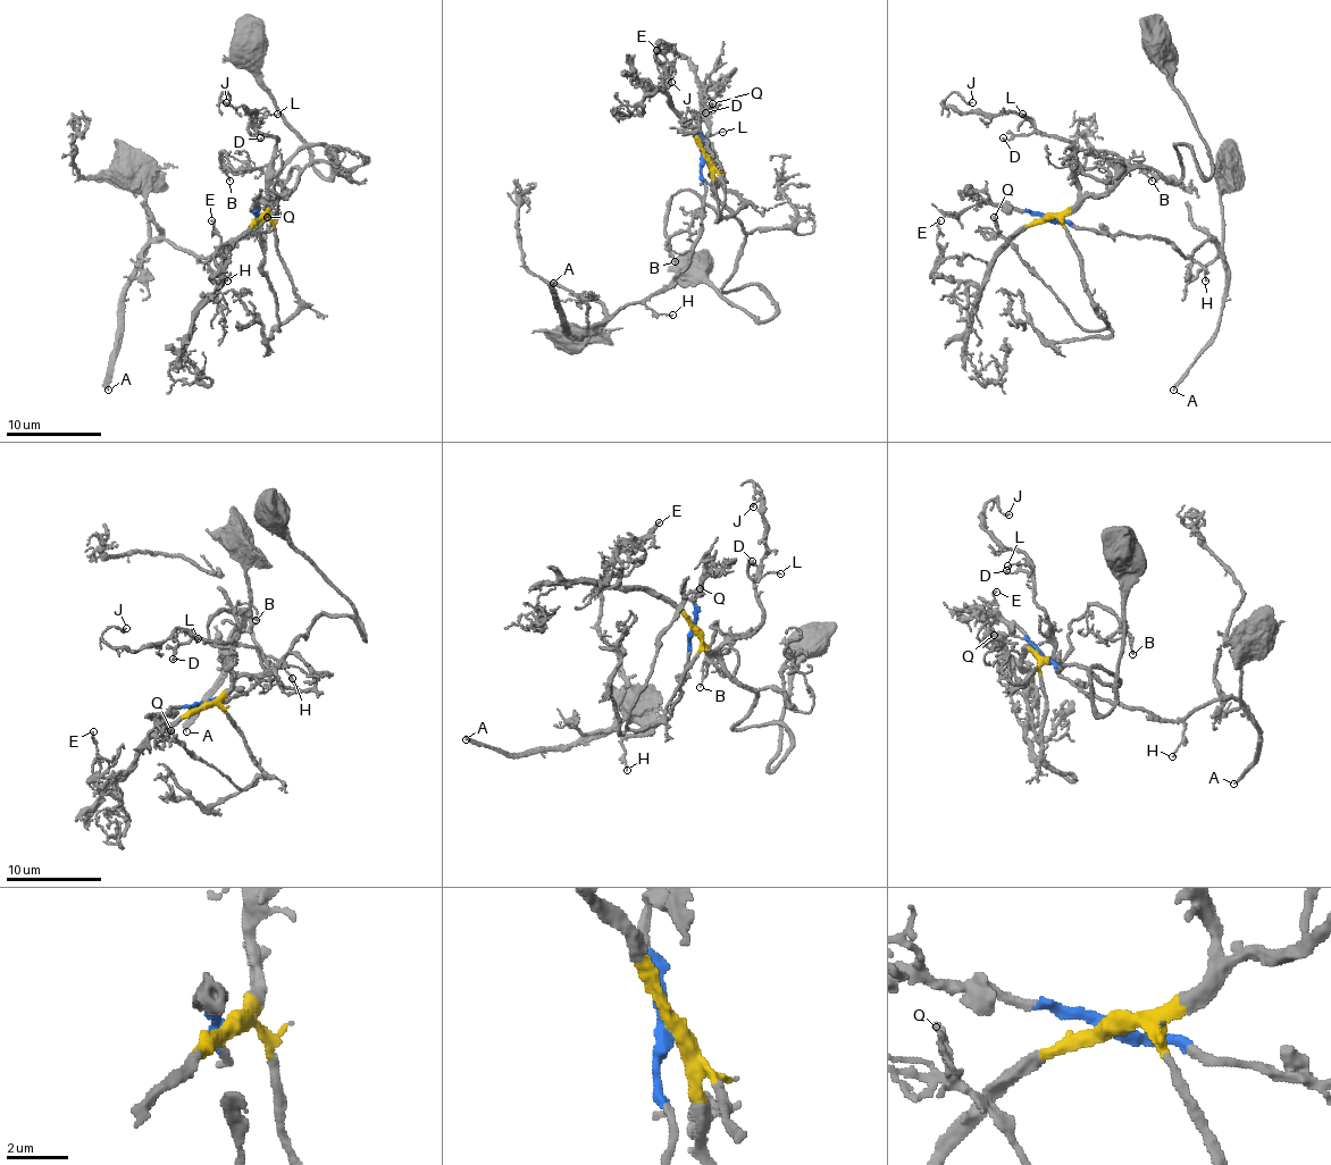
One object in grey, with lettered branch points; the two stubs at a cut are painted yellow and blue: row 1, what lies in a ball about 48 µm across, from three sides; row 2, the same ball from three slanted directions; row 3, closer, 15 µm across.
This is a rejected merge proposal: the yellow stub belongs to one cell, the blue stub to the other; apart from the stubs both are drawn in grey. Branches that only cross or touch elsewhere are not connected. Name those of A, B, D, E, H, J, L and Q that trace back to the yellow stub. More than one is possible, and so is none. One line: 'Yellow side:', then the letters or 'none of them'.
Yellow side: B, D, E, J, L, Q

